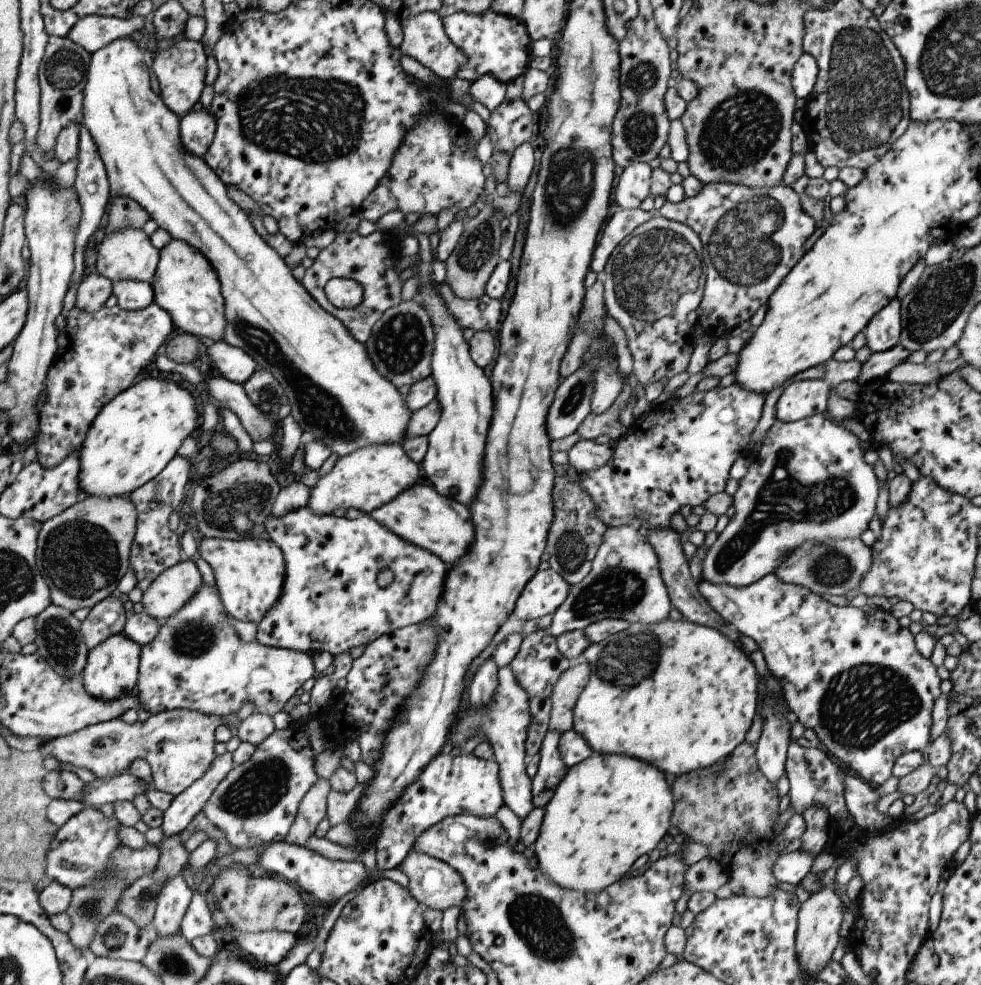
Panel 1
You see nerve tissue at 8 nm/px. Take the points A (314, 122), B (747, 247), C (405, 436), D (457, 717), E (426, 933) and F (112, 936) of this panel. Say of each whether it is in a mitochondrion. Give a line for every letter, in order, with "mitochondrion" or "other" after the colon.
A: mitochondrion
B: mitochondrion
C: other
D: other
E: other
F: mitochondrion

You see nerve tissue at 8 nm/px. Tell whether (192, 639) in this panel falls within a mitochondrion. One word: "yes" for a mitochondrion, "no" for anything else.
yes

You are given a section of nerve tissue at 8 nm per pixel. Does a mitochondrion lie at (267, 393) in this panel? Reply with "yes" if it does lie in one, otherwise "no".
yes

